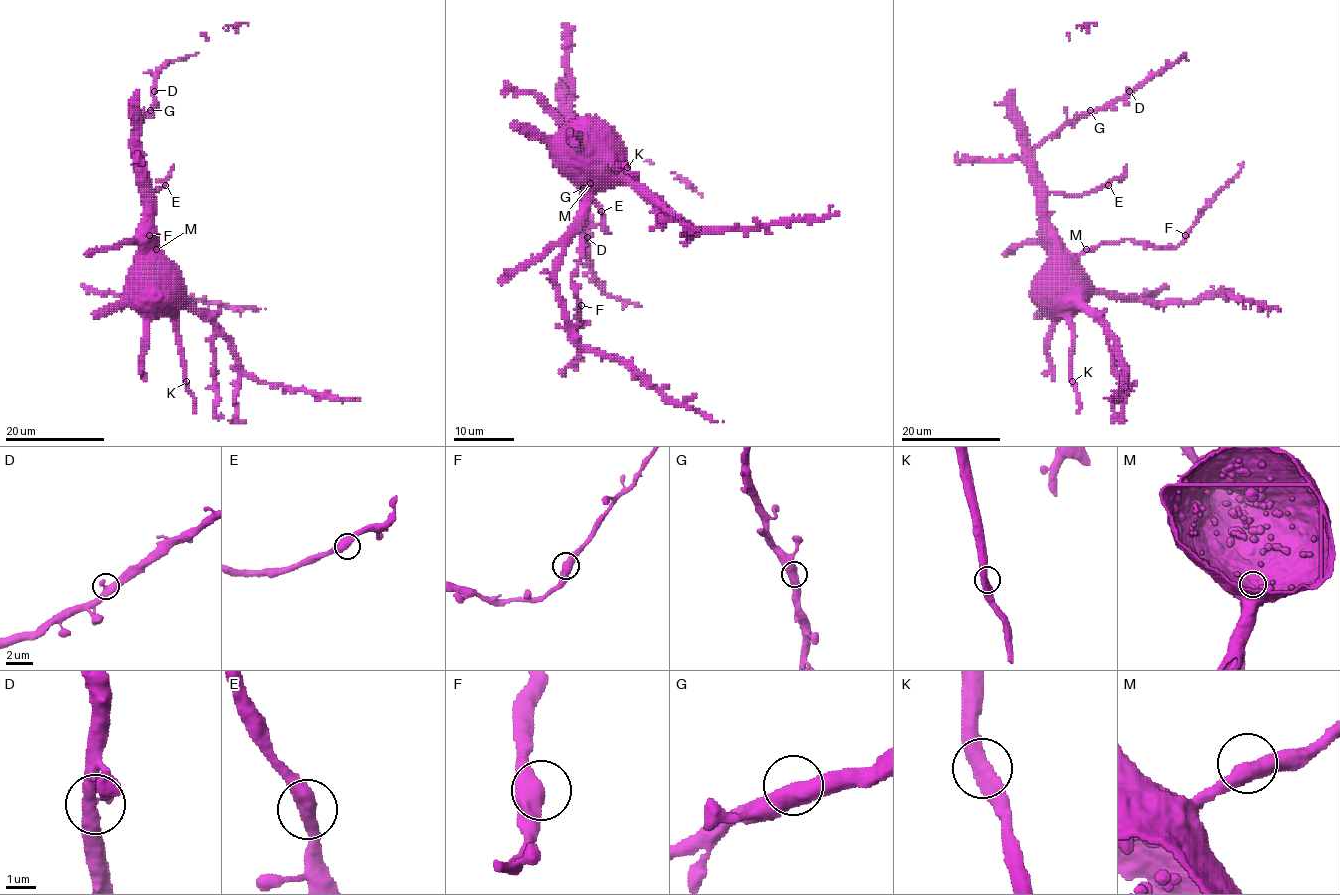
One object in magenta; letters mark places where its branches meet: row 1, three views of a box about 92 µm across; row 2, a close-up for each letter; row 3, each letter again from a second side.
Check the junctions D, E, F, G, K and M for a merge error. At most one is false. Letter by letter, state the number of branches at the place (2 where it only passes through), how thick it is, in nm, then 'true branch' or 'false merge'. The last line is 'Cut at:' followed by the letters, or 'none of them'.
D: 2 branches meet; 480 nm thick; true branch
E: 2 branches meet; 500 nm thick; true branch
F: 2 branches meet; 500 nm thick; true branch
G: 2 branches meet; 500 nm thick; true branch
K: 2 branches meet; 500 nm thick; true branch
M: 2 branches meet; 500 nm thick; false merge
Cut at: M

